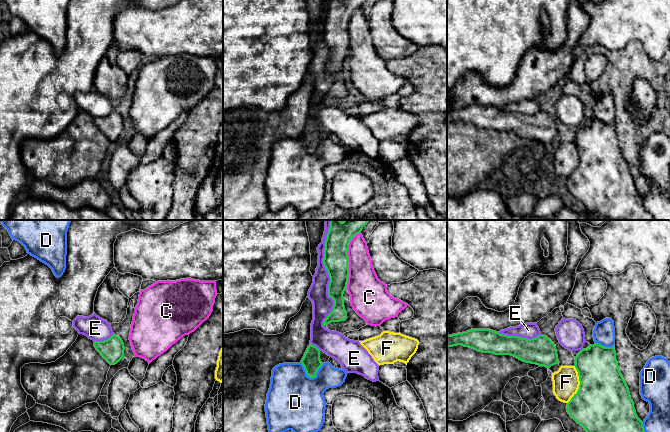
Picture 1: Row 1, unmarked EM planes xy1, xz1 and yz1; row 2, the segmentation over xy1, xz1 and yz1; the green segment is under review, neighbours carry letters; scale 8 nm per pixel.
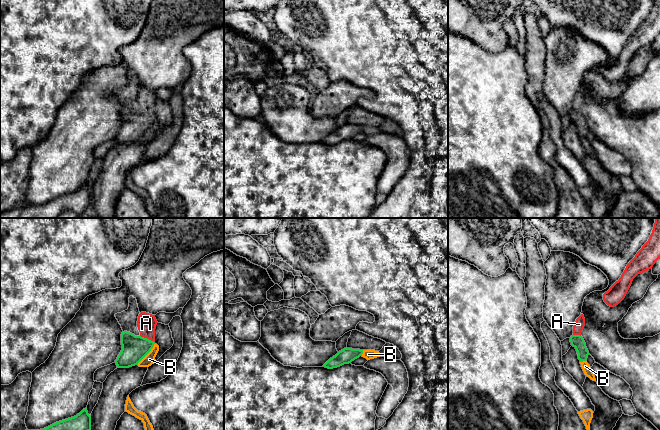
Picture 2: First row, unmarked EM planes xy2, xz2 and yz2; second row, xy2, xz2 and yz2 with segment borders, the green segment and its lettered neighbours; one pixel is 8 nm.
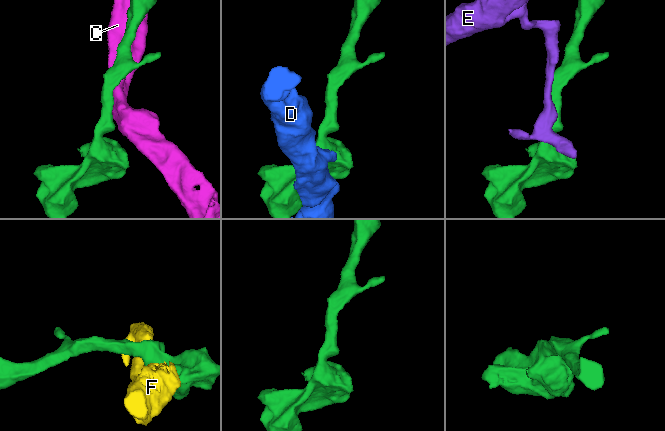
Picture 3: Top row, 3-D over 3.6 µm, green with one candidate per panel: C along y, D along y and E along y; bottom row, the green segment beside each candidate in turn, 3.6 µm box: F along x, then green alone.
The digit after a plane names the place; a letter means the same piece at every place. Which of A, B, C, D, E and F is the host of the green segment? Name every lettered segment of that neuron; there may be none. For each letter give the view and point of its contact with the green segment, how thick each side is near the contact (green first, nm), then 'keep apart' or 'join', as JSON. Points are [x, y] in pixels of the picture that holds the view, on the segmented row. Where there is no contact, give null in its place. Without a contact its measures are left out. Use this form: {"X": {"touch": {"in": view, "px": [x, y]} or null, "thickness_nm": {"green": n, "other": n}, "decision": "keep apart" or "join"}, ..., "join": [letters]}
{"A": {"touch": {"in": "xy2", "px": [146, 338]}, "thickness_nm": {"green": 200, "other": 150}, "decision": "join"}, "B": {"touch": {"in": "xy2", "px": [147, 353]}, "thickness_nm": {"green": 200, "other": 90}, "decision": "keep apart"}, "C": {"touch": {"in": "xz1", "px": [348, 260]}, "thickness_nm": {"green": 200, "other": 260}, "decision": "keep apart"}, "D": {"touch": {"in": "xz1", "px": [311, 377]}, "thickness_nm": {"green": 150, "other": 460}, "decision": "keep apart"}, "E": {"touch": {"in": "xz1", "px": [328, 273]}, "thickness_nm": {"green": 200, "other": 160}, "decision": "keep apart"}, "F": {"touch": {"in": "yz1", "px": [579, 385]}, "thickness_nm": {"green": 460, "other": 220}, "decision": "keep apart"}, "join": ["A"]}

